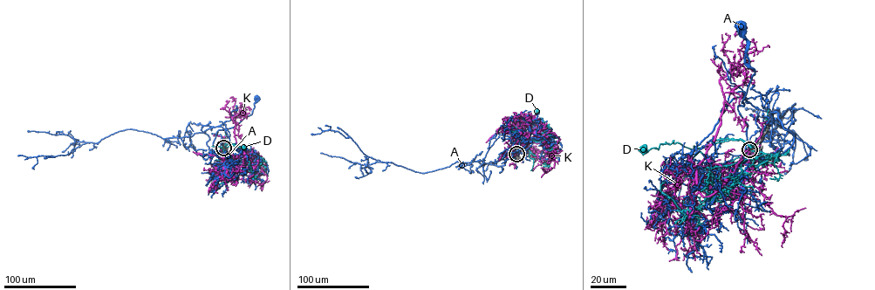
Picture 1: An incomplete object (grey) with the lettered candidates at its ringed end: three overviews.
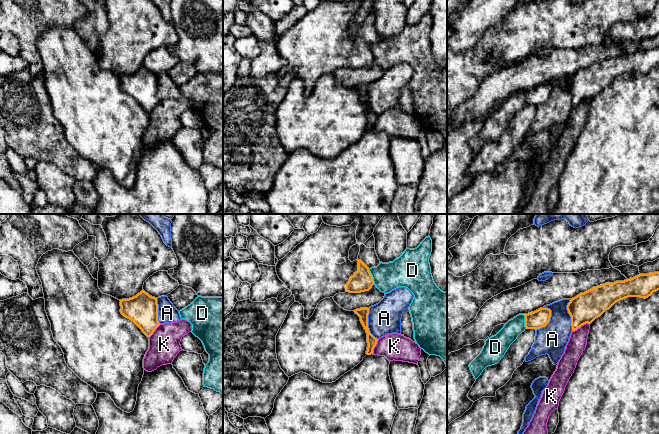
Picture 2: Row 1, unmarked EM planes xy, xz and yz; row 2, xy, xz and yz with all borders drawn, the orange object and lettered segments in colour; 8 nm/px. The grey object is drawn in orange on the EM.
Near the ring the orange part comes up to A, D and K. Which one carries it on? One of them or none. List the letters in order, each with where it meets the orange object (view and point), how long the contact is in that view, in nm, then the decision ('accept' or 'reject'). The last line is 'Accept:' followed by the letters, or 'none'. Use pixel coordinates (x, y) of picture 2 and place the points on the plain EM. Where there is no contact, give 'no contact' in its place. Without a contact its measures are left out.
A: yz (549, 96) | 220 nm | reject
D: xz (371, 52) | 130 nm | reject
K: yz (580, 102) | 160 nm | reject
Accept: none

